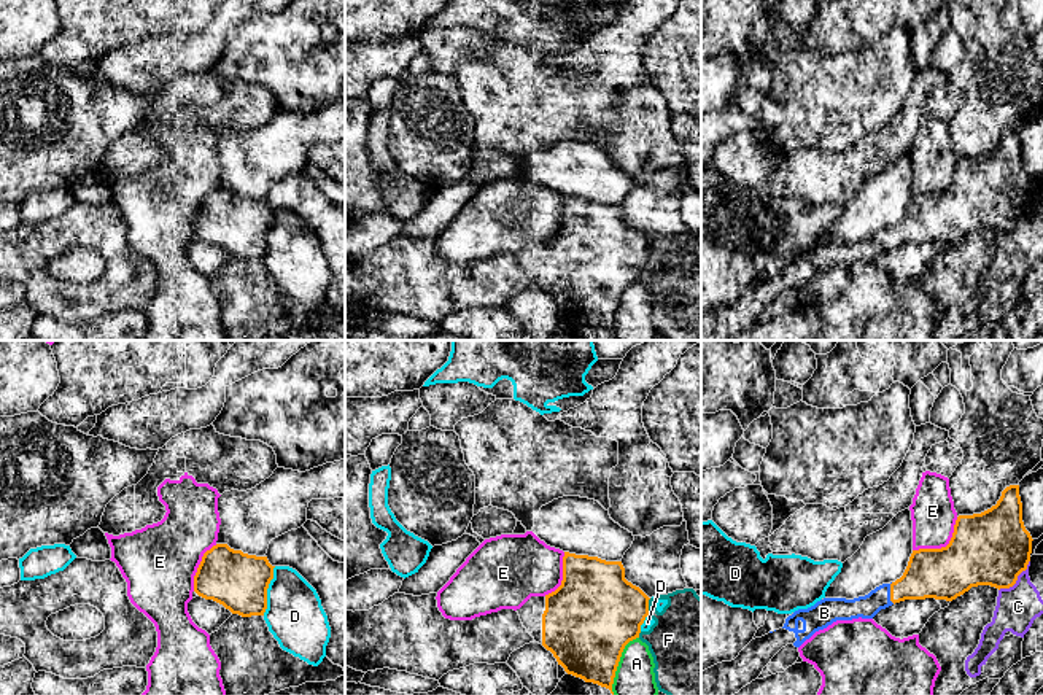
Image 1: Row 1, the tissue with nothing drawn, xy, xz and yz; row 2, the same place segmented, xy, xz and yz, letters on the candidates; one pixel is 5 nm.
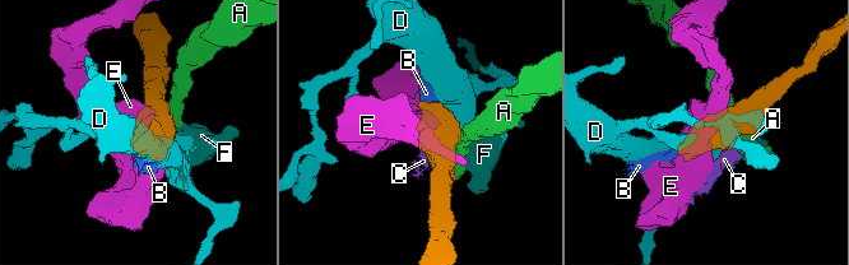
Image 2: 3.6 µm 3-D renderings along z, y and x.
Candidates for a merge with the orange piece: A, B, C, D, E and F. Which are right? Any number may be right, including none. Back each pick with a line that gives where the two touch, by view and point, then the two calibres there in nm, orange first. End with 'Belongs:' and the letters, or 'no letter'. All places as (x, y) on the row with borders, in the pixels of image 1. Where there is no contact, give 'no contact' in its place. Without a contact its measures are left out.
B: contact yz (891, 594); calibres 260 and 120 nm
Belongs: B

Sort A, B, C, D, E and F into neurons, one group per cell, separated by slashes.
A / B / C / D F / E

